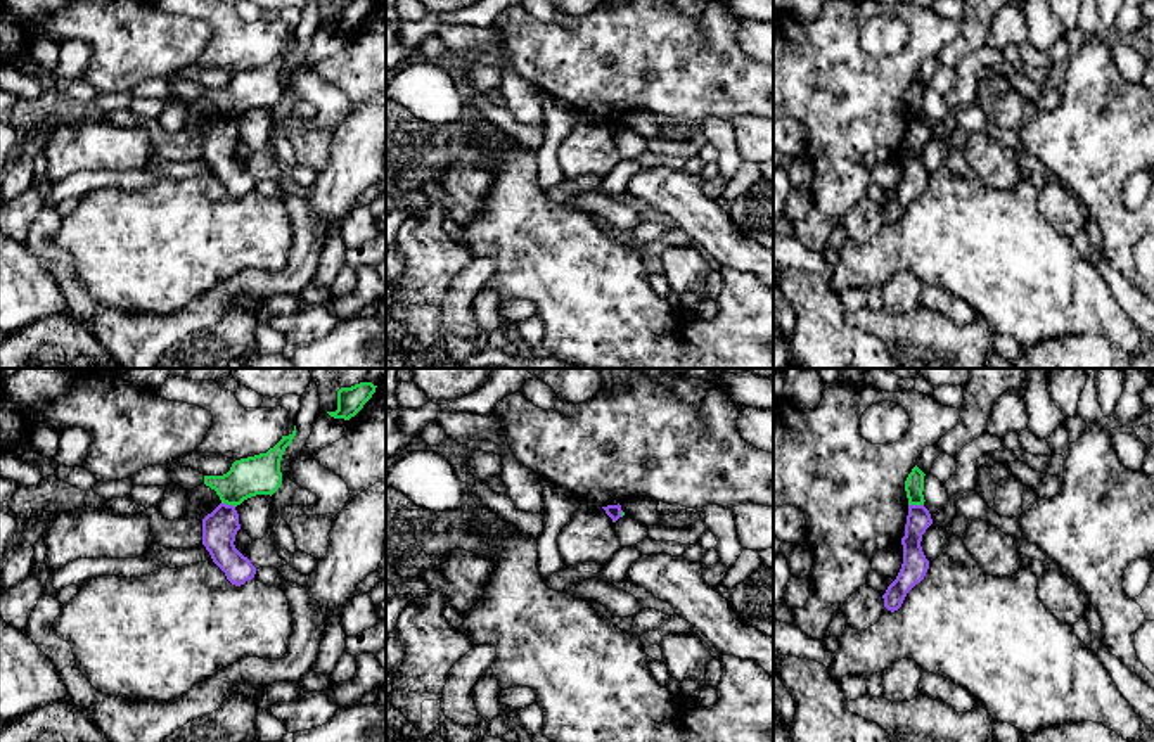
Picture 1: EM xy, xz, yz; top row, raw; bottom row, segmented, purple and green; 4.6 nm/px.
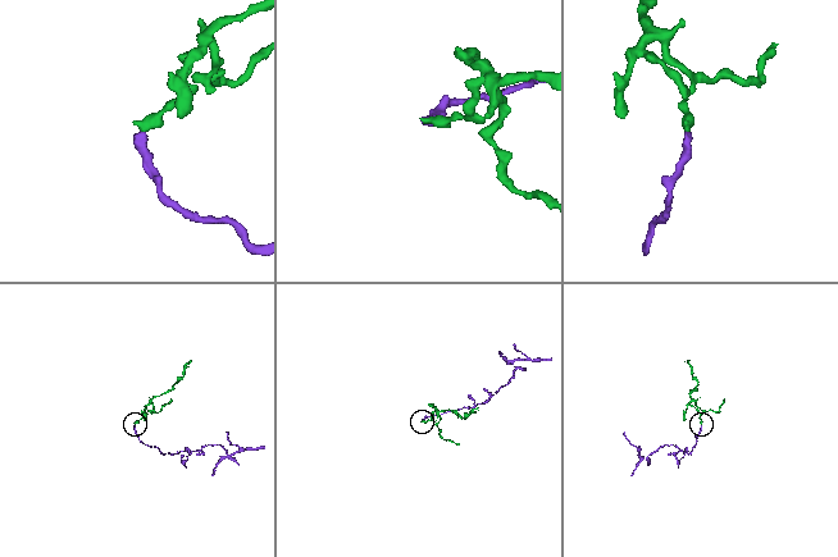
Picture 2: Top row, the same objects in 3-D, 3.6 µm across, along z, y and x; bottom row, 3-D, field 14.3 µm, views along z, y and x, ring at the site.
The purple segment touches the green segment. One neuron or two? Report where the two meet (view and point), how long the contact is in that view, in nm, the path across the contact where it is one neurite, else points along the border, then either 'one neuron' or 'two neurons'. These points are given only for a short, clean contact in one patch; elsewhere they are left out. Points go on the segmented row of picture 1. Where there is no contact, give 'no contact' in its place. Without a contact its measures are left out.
contact yz (916, 505); length 70 nm; border yz (909, 504), (923, 505); two neurons

